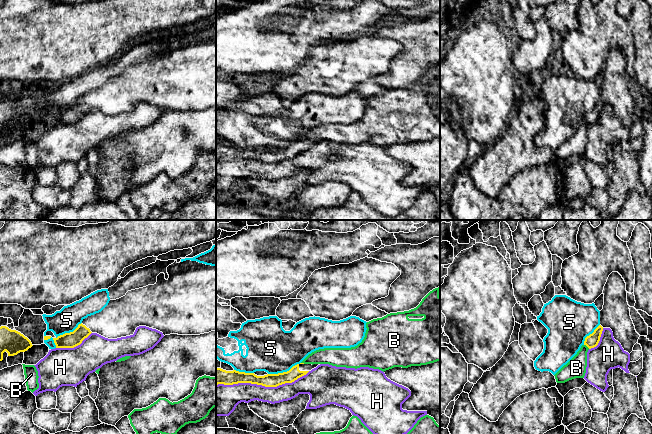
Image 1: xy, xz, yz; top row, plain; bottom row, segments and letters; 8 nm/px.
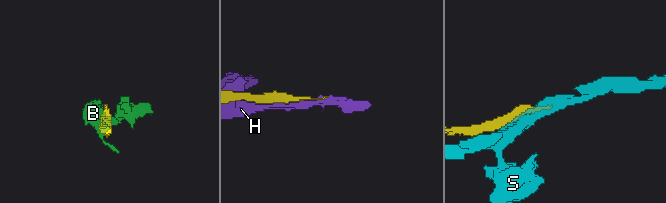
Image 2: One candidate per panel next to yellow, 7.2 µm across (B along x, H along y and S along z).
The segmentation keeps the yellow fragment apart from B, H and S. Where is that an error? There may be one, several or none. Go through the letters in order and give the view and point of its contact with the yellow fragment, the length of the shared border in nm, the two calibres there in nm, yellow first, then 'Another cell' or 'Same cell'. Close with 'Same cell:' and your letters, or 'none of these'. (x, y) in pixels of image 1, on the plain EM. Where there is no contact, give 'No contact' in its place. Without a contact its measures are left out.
B: Touches yellow at yz (587, 122). Shared border 60 nm. Thickness 110 nm (yellow) against 160 nm. Another cell
H: Touches yellow at xz (262, 161). Shared border 750 nm. Thickness 110 nm (yellow) against 160 nm. Another cell
S: Touches yellow at xz (284, 148). Shared border 280 nm. Thickness 110 nm (yellow) against 380 nm. Another cell
Same cell: none of these

